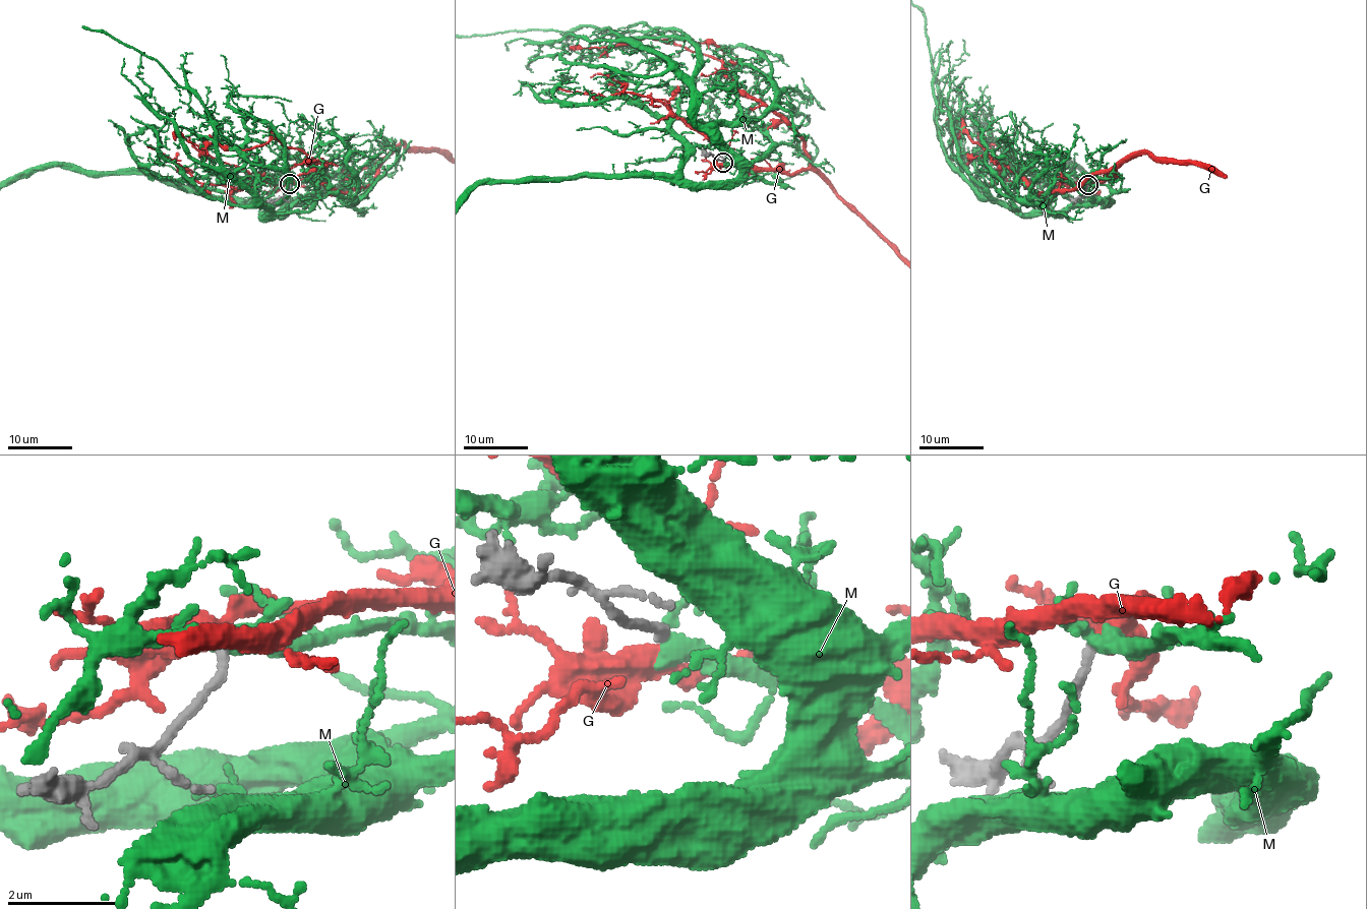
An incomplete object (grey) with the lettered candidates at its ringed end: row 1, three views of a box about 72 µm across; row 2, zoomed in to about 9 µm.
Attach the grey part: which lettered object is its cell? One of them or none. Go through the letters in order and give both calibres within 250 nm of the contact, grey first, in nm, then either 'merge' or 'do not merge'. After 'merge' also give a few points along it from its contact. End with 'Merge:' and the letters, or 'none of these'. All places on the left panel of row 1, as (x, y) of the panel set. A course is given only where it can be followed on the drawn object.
G: 160 nm thick on the grey side, 400 nm on the other; merge
M: 160 nm thick on the grey side, 280 nm on the other; do not merge
Merge: G

